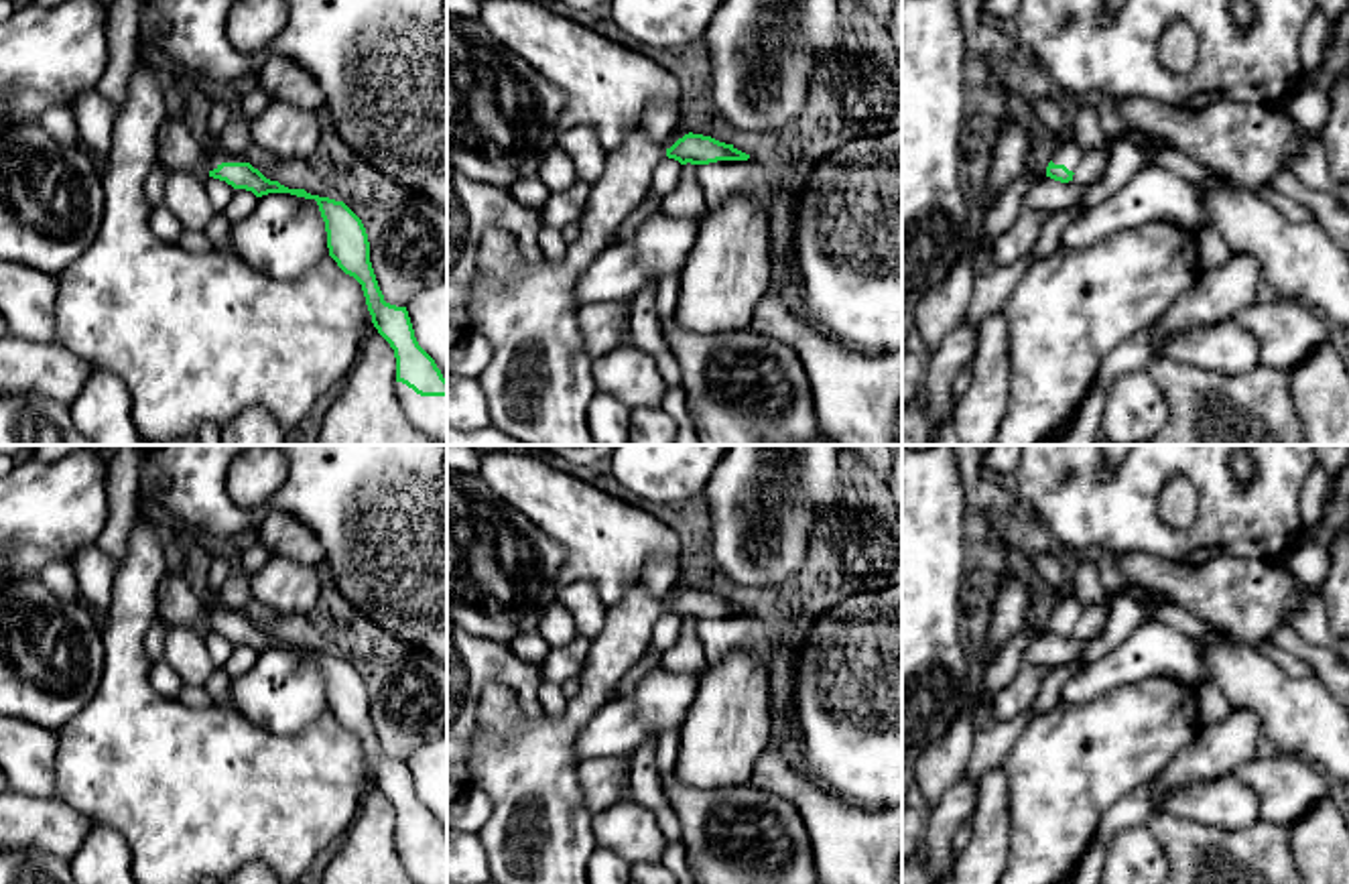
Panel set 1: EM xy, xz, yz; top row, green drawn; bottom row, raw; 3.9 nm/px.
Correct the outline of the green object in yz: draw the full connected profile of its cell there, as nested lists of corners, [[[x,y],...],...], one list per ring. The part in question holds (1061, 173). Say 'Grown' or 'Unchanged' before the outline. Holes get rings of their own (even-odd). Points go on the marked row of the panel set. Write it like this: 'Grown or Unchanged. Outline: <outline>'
Grown. Outline: [[[1069,140],[1065,144],[1058,144],[1052,154],[1052,161],[1046,167],[1046,177],[1061,183],[1069,183],[1073,181],[1073,175],[1081,165],[1081,161],[1083,161],[1083,150],[1079,148],[1077,142]]]

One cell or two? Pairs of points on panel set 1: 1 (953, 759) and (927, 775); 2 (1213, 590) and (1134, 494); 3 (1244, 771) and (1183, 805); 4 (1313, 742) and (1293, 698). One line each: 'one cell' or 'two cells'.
1: one cell
2: two cells
3: two cells
4: one cell

